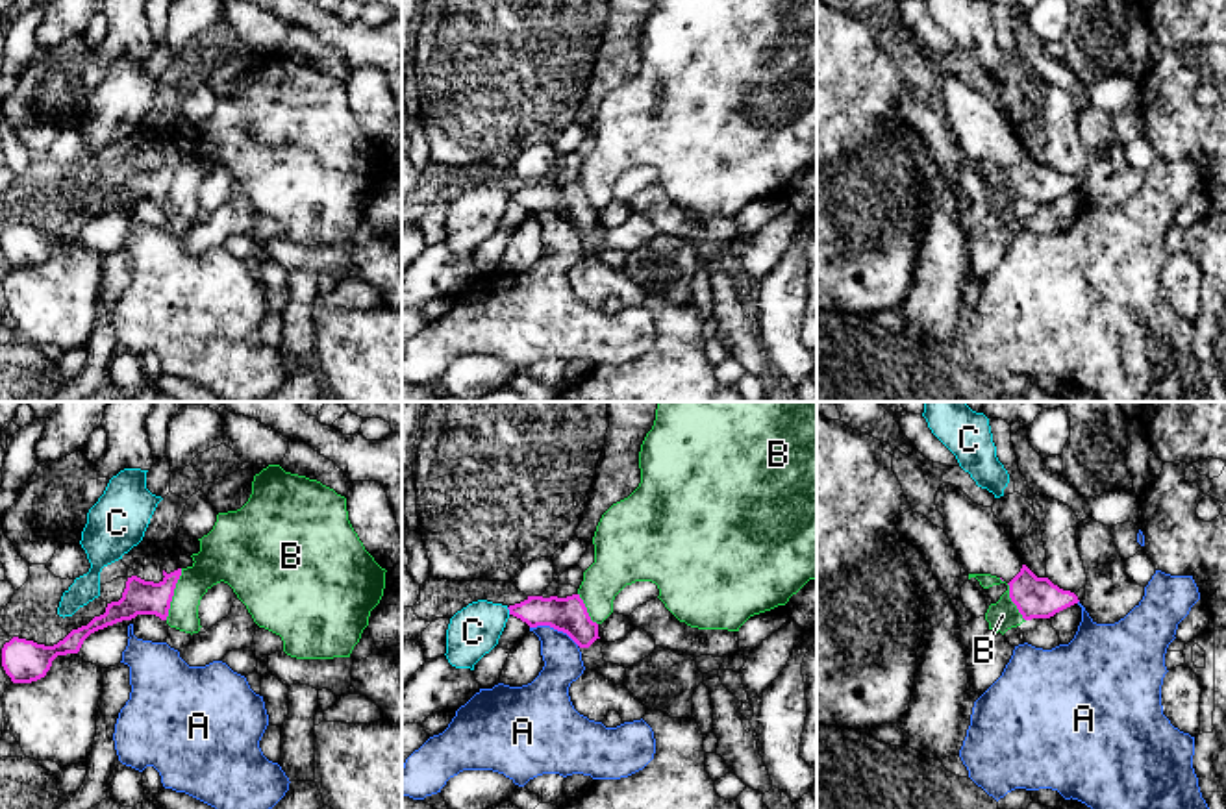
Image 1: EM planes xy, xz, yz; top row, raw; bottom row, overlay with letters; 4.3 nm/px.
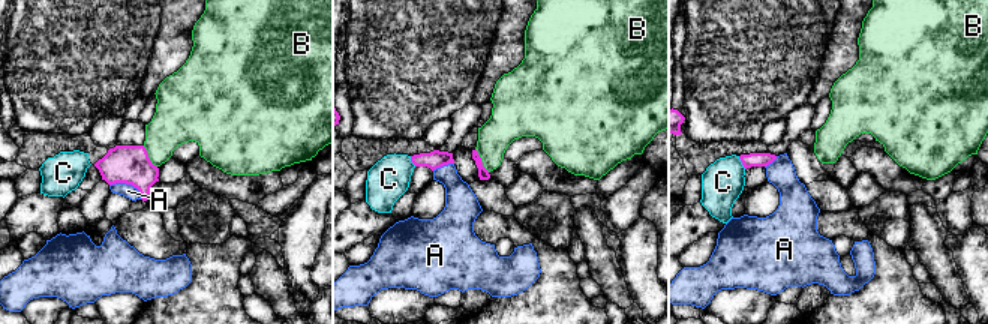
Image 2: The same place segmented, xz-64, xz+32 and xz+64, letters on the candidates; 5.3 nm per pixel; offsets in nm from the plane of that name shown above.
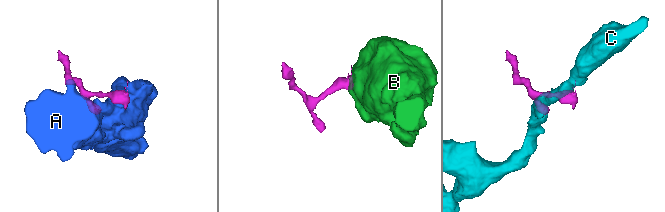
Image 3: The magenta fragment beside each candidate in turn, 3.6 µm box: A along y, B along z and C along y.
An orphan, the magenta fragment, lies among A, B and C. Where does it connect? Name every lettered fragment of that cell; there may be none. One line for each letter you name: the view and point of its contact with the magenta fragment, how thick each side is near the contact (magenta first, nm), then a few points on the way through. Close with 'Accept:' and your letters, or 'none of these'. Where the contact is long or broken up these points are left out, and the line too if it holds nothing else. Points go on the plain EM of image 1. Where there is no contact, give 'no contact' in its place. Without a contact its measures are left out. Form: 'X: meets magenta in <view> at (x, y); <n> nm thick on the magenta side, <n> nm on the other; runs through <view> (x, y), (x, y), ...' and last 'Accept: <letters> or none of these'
Accept: none of these

